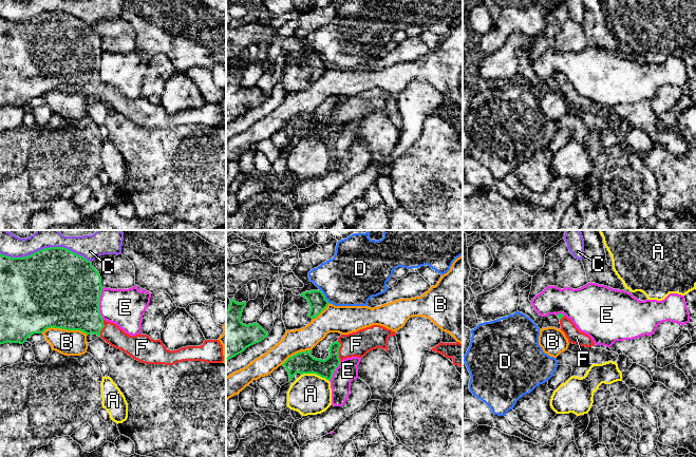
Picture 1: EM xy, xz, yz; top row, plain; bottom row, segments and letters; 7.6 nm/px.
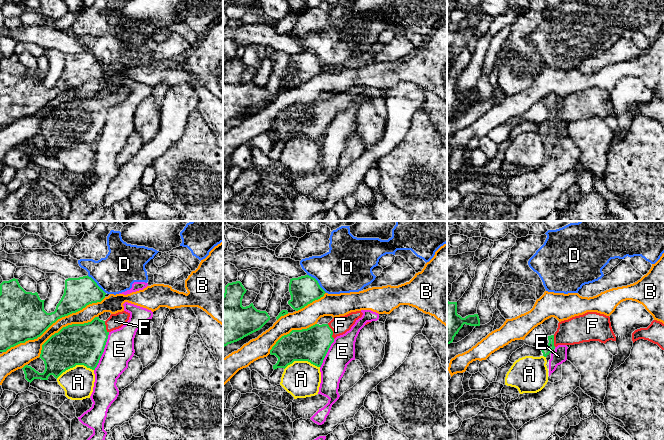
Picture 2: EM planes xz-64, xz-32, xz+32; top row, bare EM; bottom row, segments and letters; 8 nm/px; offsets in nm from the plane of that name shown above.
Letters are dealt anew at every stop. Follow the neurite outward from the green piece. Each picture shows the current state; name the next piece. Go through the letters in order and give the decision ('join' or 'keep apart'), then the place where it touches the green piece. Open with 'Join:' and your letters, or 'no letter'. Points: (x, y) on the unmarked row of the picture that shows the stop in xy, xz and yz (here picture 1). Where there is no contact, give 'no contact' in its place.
Join: F
A: keep apart; contact xz (315, 136)
B: keep apart; contact xy (64, 92)
C: keep apart; contact xy (45, 12)
D: keep apart; contact xz (324, 60)
E: keep apart; contact xy (98, 67)
F: join; contact xz (338, 115)

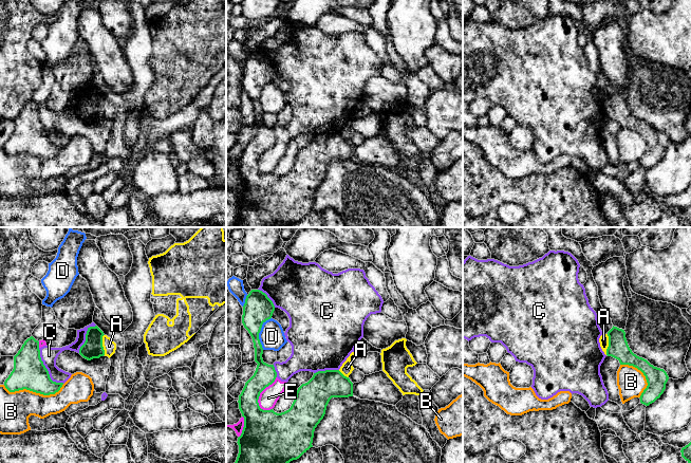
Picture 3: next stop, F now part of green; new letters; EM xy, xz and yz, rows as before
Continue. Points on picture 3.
Join: no letter
A: keep apart; contact yz (609, 108)
B: keep apart; contact xy (34, 154)
C: keep apart; contact xy (47, 133)
D: keep apart; contact xz (259, 95)
E: keep apart; contact xz (260, 155)

